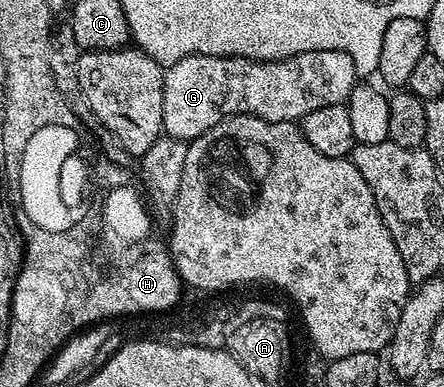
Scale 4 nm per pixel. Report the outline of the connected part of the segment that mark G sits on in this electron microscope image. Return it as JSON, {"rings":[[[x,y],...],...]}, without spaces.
{"rings":[[[343,50],[300,52],[283,62],[189,54],[169,63],[162,75],[162,129],[165,137],[189,143],[233,114],[251,114],[269,122],[297,123],[304,115],[316,112],[316,108],[345,103],[359,78],[352,56]]]}

